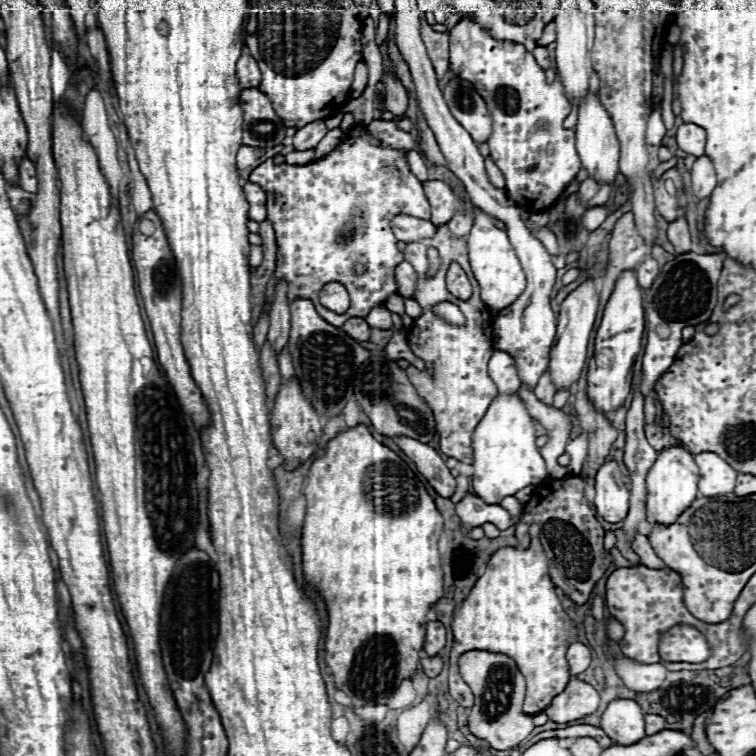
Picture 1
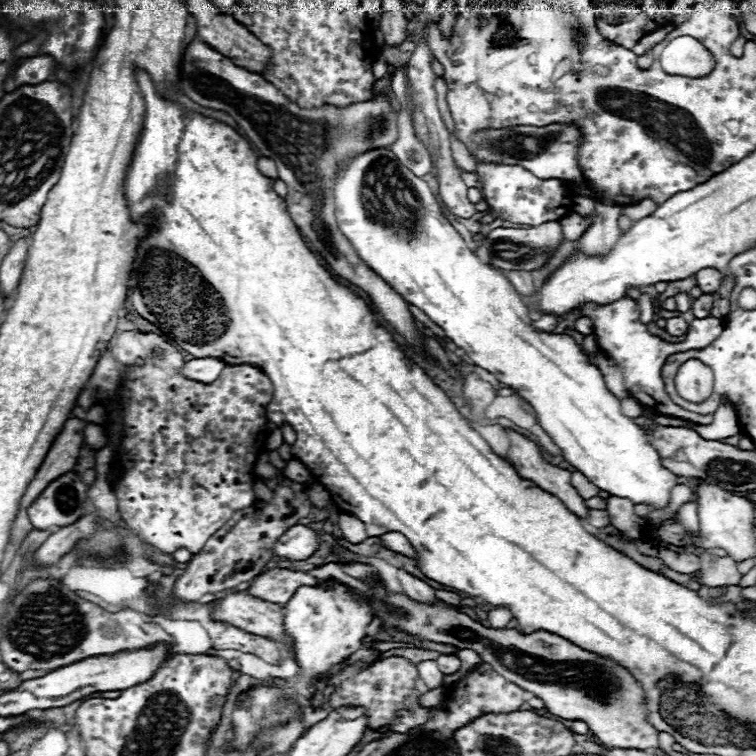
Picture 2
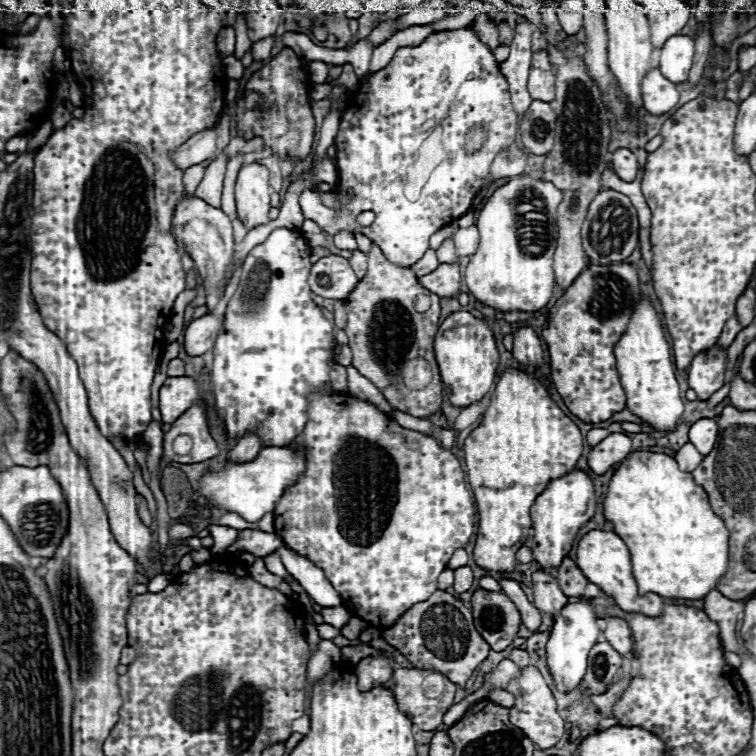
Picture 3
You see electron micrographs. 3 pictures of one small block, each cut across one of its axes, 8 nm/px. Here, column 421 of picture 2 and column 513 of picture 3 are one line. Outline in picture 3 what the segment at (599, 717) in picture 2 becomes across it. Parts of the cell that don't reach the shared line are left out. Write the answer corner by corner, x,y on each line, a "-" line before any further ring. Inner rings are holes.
478,588
472,594
472,618
476,630
490,644
492,650
504,650
518,634
520,612
512,600
502,592

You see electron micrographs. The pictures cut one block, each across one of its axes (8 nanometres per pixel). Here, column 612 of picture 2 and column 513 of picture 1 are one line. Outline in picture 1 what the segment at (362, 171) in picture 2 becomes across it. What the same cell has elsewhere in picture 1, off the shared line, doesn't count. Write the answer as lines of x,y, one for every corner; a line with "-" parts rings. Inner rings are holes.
516,394
496,396
486,416
474,430
474,474
472,488
486,504
500,504
502,498
514,496
526,486
538,486
548,474
546,464
536,448
534,420
528,416
524,404

